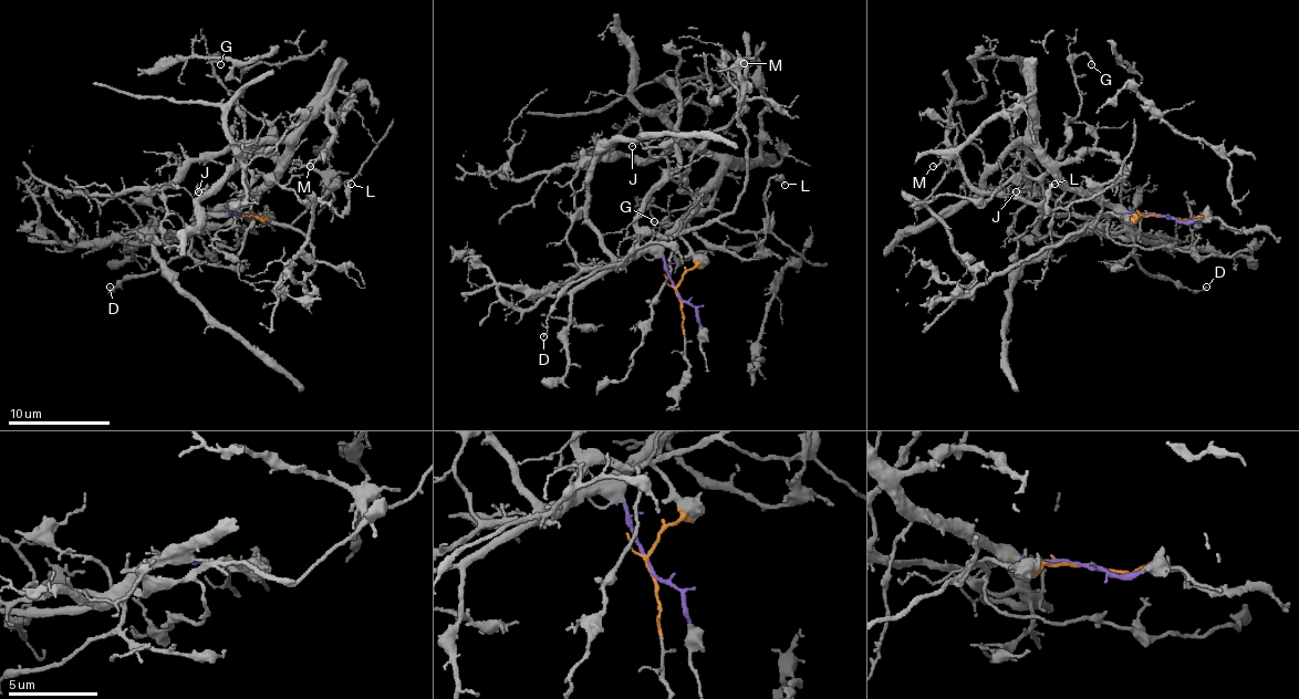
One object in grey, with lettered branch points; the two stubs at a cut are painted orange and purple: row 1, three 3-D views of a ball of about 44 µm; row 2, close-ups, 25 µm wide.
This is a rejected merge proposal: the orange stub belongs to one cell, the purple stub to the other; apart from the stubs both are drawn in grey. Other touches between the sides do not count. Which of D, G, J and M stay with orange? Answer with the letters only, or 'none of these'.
G

